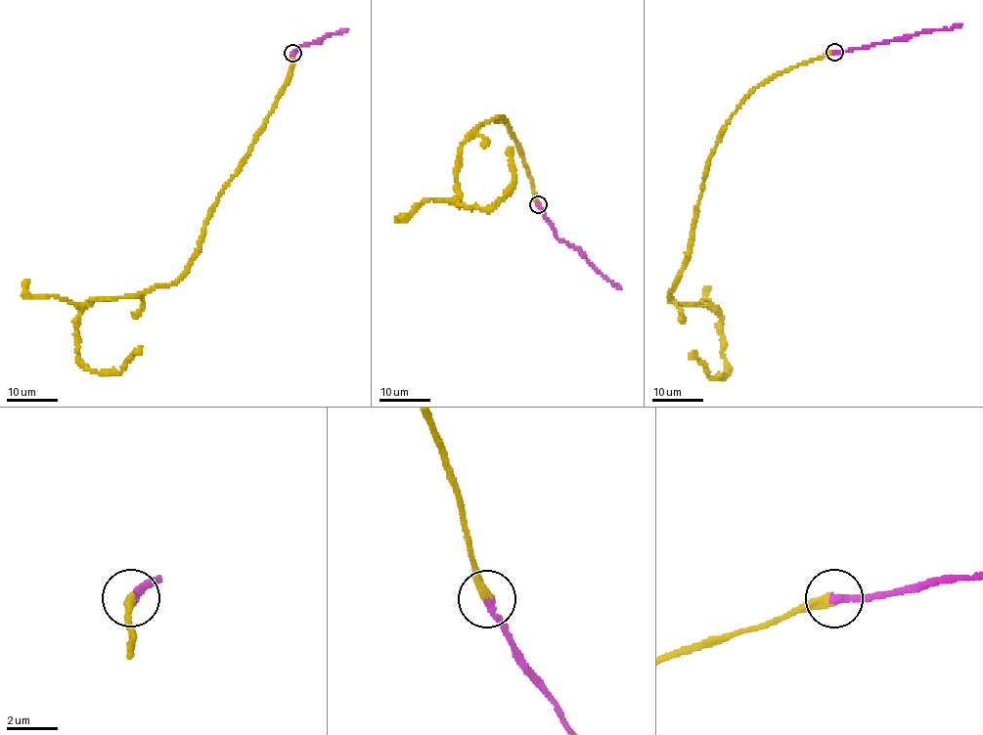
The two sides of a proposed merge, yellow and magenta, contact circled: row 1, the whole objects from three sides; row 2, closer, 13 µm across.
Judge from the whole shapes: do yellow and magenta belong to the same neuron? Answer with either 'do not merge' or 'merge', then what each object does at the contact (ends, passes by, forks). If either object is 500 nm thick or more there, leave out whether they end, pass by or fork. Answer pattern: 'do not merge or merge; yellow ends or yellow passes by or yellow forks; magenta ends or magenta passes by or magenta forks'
merge; yellow ends; magenta ends

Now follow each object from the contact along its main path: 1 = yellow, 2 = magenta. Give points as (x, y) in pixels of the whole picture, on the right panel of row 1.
1: (833, 52), (753, 90), (712, 154), (689, 254), (668, 295), (717, 310), (726, 372), (709, 376), (694, 350)
2: (833, 52), (908, 38), (960, 23)

